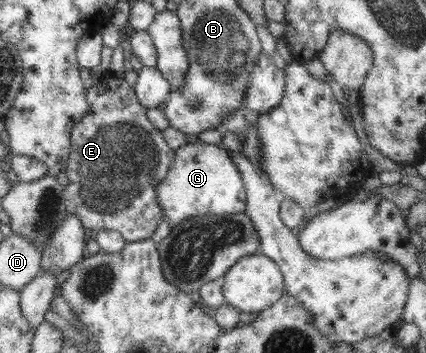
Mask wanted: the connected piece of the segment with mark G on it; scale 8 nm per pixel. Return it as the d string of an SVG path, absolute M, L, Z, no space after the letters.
M199 141L178 147L167 177L154 188L162 214L172 227L198 215L225 215L245 211L246 189L242 175L227 150L219 144Z

